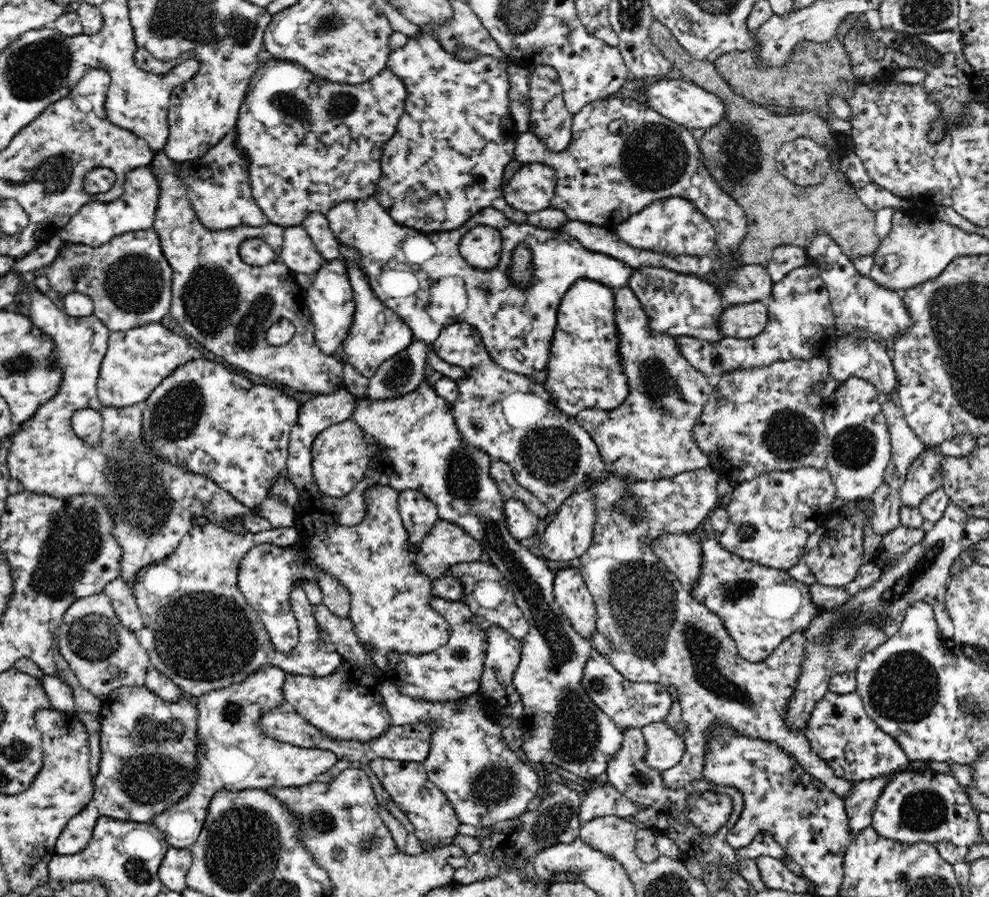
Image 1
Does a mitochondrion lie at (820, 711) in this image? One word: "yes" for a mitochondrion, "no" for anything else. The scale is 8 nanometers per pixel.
no

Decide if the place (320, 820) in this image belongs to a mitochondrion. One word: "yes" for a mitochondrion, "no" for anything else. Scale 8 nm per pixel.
yes

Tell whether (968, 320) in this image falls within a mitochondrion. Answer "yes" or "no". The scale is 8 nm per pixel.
yes

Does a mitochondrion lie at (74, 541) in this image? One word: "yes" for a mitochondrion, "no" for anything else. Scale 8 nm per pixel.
yes

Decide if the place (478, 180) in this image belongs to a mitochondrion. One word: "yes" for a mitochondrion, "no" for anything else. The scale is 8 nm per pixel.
no

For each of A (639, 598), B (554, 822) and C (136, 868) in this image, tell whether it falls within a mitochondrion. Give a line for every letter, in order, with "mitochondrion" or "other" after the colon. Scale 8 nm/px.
A: mitochondrion
B: mitochondrion
C: mitochondrion

